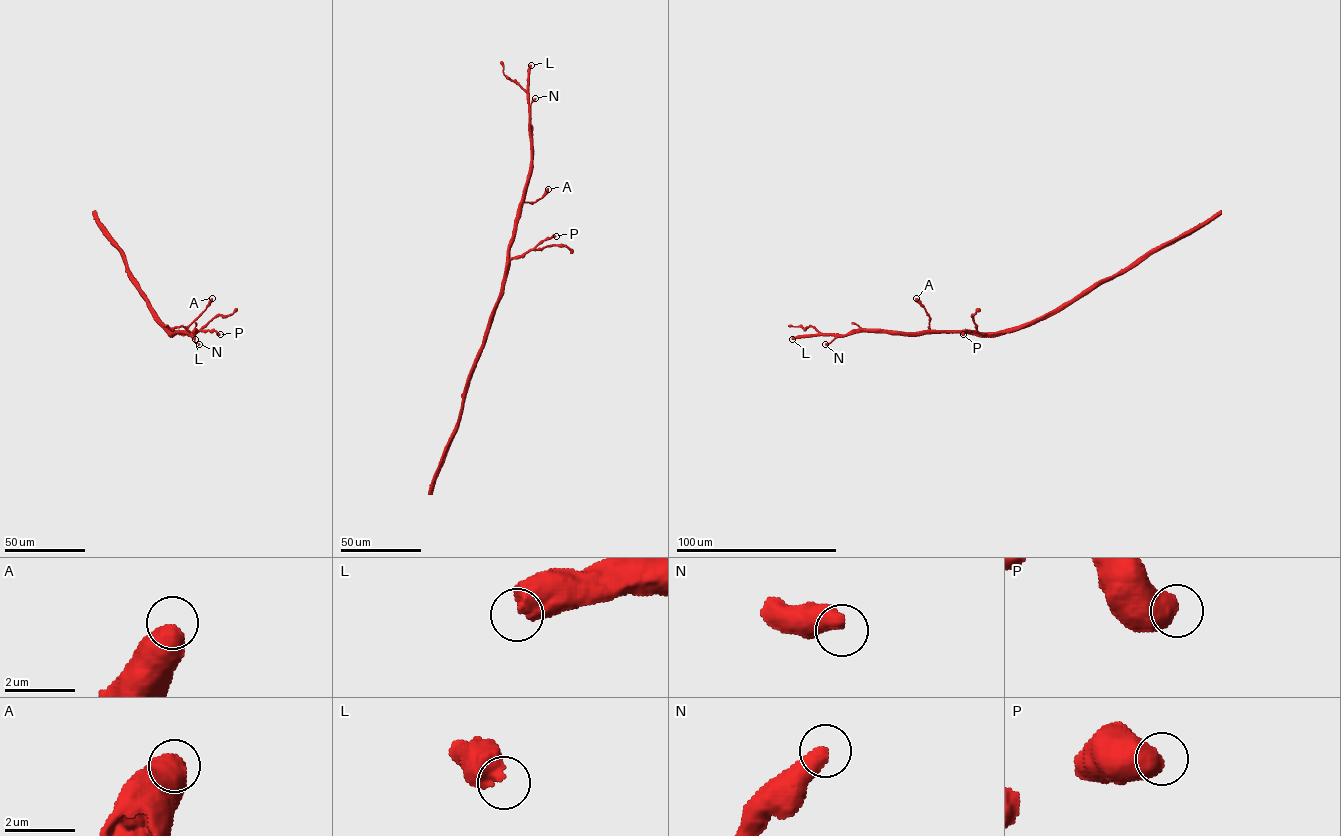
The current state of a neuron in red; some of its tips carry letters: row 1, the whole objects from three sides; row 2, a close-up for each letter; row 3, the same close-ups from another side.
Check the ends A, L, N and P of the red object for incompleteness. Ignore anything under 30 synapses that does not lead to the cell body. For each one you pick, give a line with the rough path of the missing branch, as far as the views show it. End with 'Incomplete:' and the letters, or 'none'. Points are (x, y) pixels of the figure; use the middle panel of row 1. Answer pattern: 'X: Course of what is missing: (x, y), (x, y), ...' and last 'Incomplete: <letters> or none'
Incomplete: L

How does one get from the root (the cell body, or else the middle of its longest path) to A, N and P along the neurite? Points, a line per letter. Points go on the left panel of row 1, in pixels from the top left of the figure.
A: (172, 335), (184, 331), (212, 298)
N: (172, 335), (194, 332), (194, 342), (199, 344)
P: (172, 335), (207, 330), (220, 334)

